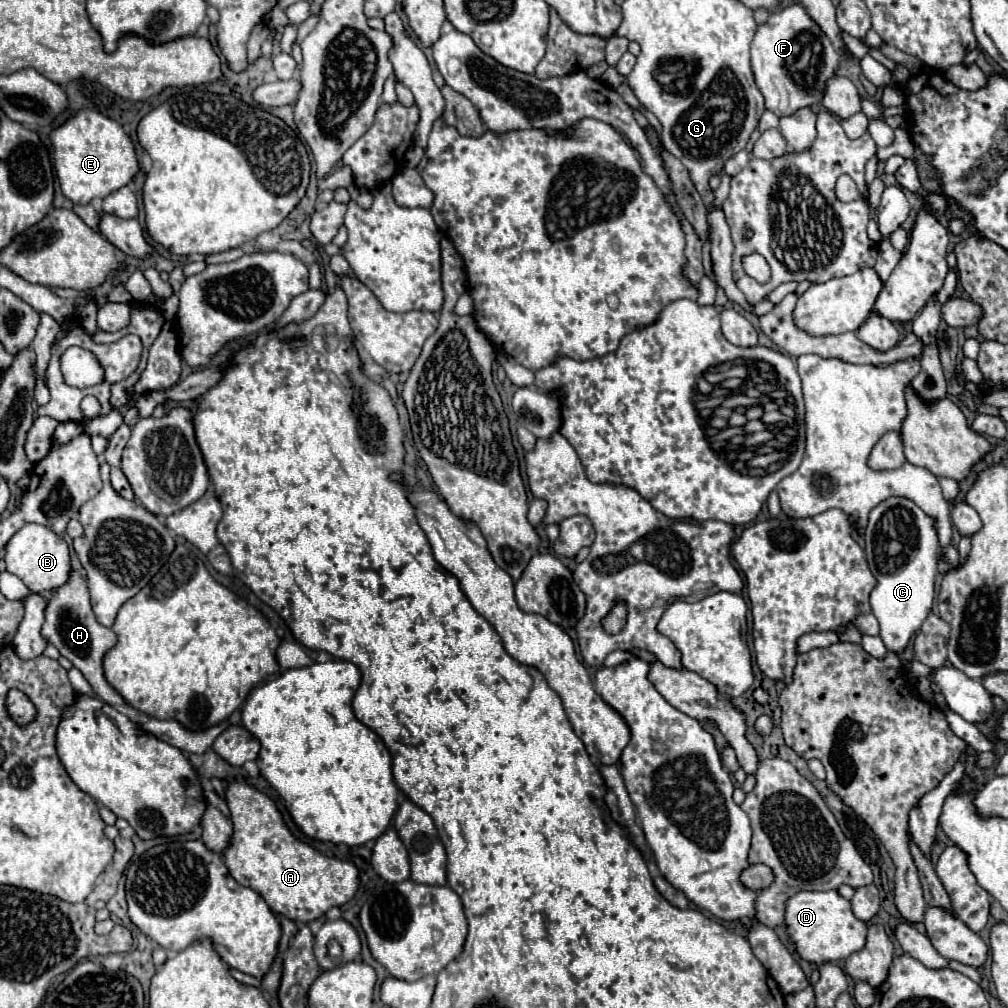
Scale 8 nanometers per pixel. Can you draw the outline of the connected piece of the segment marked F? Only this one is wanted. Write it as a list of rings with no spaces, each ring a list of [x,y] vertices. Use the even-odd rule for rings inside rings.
[[[800,3],[780,7],[770,13],[764,25],[758,25],[750,45],[752,71],[756,85],[766,99],[766,109],[784,117],[800,107],[822,101],[824,83],[838,69],[838,53],[830,39]]]

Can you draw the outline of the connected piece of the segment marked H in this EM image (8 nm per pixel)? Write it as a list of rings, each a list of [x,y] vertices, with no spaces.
[[[72,569],[68,581],[64,585],[60,585],[58,589],[52,589],[52,597],[48,599],[44,617],[46,617],[46,621],[42,625],[42,637],[48,643],[52,643],[60,651],[60,655],[70,659],[78,671],[82,671],[86,681],[92,685],[94,693],[110,705],[124,703],[124,699],[116,693],[116,689],[112,689],[108,685],[108,681],[104,679],[104,671],[102,671],[102,657],[106,655],[106,651],[110,647],[116,645],[116,633],[110,627],[104,627],[96,621],[92,607],[90,607],[86,577],[82,573]]]

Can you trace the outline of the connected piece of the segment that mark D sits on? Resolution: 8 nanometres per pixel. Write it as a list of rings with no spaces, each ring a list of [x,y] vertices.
[[[798,891],[786,901],[786,935],[804,961],[822,965],[828,961],[846,959],[850,953],[862,949],[866,943],[866,923],[854,917],[850,901],[840,897],[838,891]]]

